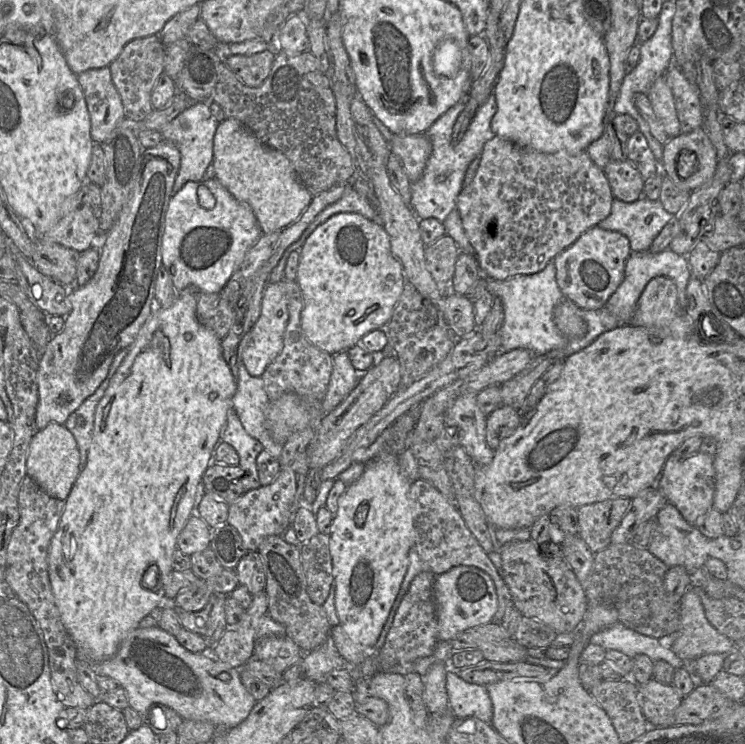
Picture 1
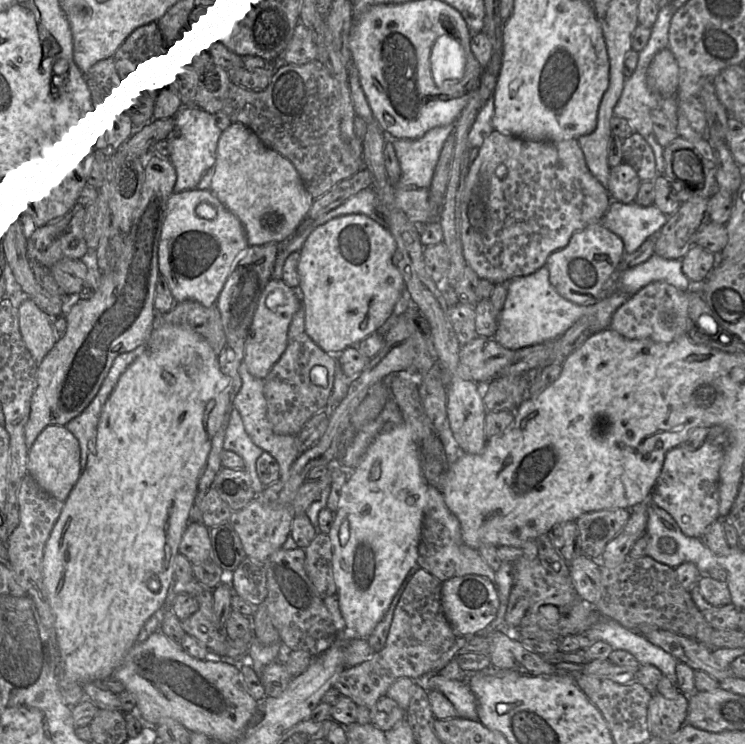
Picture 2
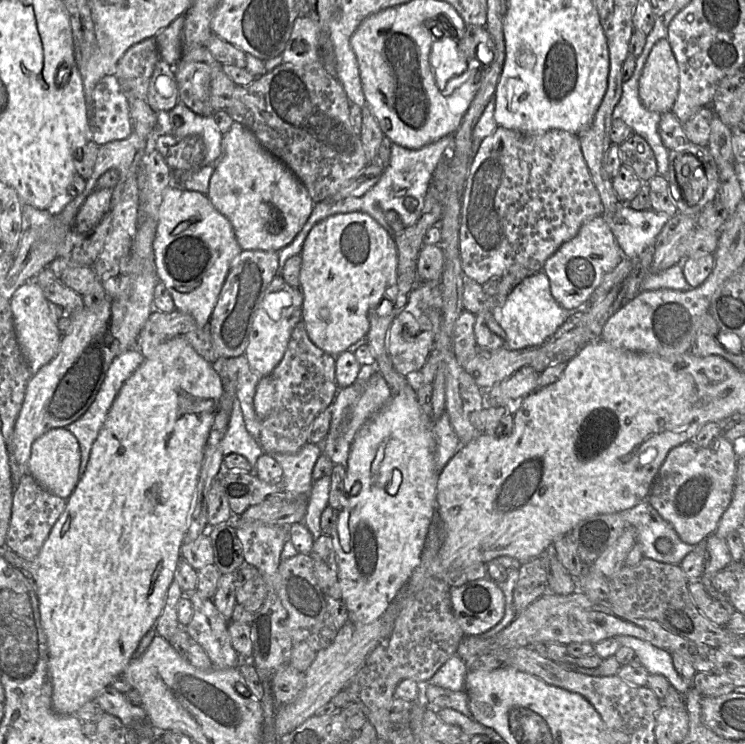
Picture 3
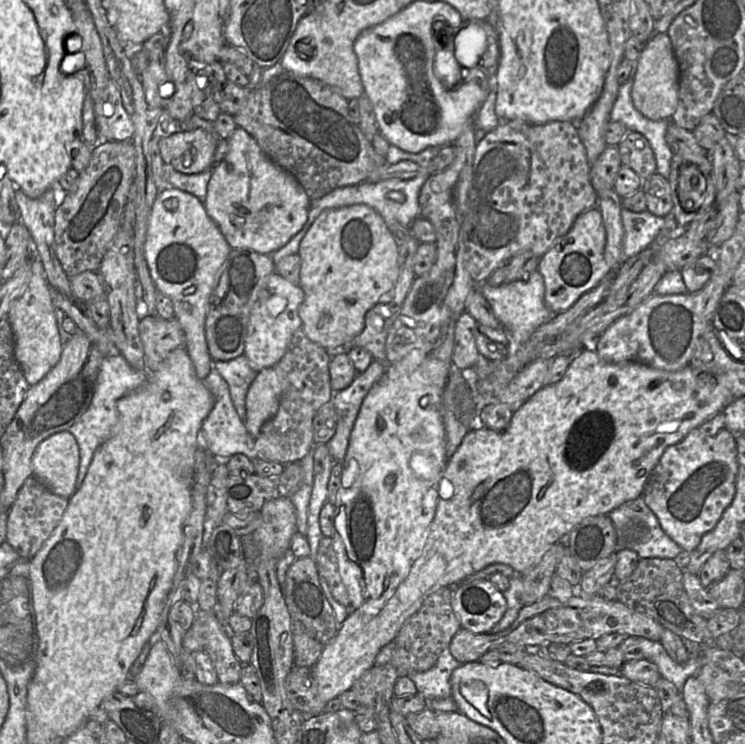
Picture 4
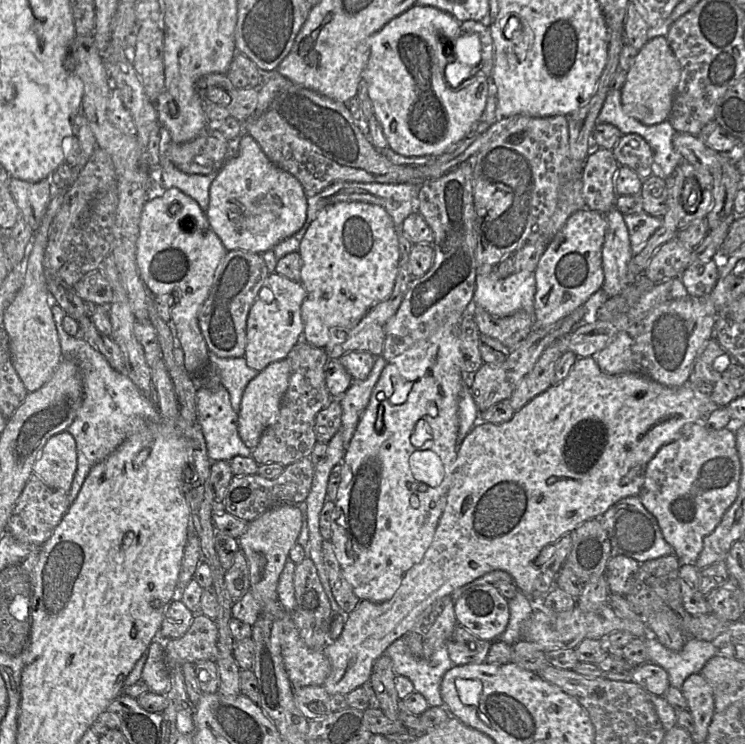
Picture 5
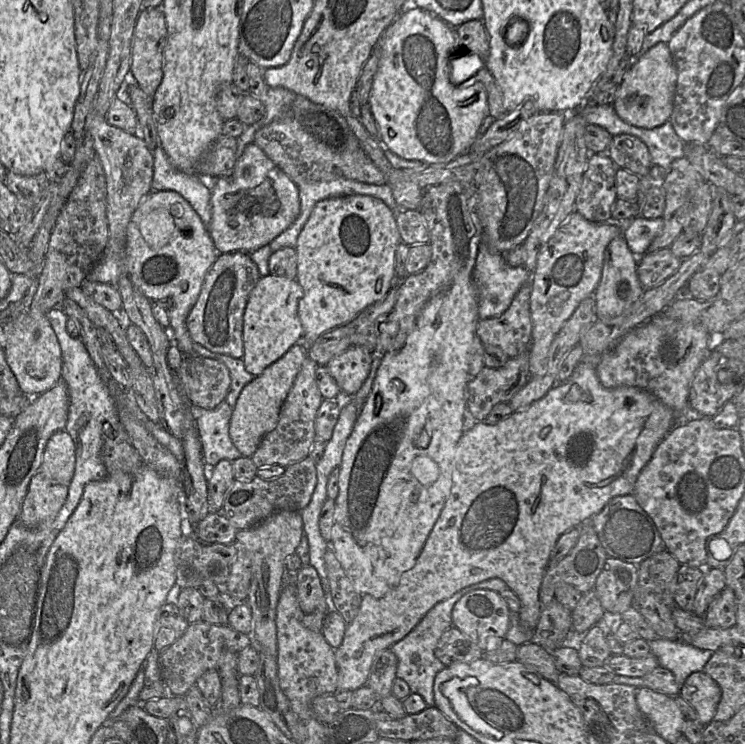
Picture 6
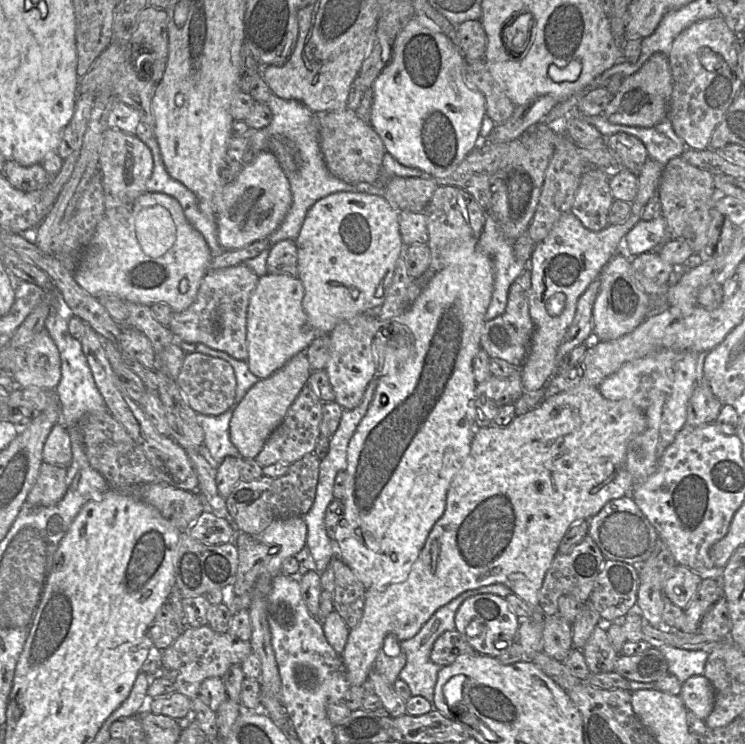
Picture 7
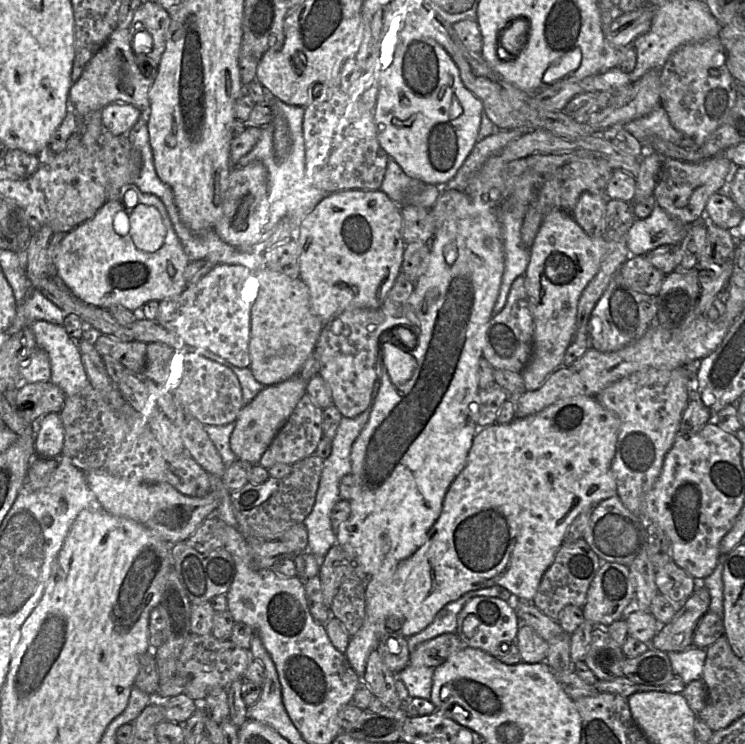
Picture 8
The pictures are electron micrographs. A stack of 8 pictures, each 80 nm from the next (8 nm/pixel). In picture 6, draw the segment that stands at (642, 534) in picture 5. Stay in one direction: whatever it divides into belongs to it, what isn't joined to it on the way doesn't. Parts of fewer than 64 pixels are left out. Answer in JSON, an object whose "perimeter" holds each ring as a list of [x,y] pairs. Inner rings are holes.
{"perimeter":[[[632,494],[614,497],[596,514],[591,523],[608,558],[639,565],[665,549],[663,540],[651,517]]]}

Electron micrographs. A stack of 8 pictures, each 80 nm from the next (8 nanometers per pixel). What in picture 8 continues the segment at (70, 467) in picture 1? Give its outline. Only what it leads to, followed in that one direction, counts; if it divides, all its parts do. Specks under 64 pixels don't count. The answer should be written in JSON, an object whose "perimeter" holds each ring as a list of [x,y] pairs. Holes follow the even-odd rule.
{"perimeter":[[[49,414],[37,424],[36,456],[57,459],[62,455],[65,428],[59,414]]]}

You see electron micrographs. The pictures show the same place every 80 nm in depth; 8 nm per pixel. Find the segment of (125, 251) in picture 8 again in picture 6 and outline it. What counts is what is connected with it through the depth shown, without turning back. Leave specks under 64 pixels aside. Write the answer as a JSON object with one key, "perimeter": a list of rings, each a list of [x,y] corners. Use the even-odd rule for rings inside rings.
{"perimeter":[[[151,191],[128,224],[124,258],[103,252],[86,279],[116,285],[121,271],[126,270],[132,283],[151,301],[170,299],[171,334],[184,357],[184,354],[194,354],[187,317],[198,300],[206,273],[219,254],[208,226],[187,200],[176,191]]]}

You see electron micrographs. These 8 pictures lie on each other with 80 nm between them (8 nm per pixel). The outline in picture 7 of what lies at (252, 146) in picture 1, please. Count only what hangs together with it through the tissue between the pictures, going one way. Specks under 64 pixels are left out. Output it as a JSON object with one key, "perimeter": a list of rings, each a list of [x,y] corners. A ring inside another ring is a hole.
{"perimeter":[[[271,151],[258,152],[249,164],[242,167],[232,182],[226,182],[218,196],[215,221],[219,244],[224,250],[236,250],[268,237],[279,227],[291,204],[290,184],[277,158]]]}

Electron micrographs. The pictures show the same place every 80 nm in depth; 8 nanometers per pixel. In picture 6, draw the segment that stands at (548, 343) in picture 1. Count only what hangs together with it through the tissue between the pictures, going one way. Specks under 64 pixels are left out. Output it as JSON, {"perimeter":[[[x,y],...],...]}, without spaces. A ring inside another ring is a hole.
{"perimeter":[[[481,241],[472,274],[477,290],[479,318],[488,319],[502,315],[509,308],[522,285],[530,279],[531,273],[524,266],[509,266],[505,261],[505,255],[492,251],[485,242]]]}

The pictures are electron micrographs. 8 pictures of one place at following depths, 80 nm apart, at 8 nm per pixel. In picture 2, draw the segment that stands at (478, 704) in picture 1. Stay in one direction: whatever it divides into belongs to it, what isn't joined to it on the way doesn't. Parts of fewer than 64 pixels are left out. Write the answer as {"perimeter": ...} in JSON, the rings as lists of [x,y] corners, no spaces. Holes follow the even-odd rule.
{"perimeter":[[[436,674],[415,682],[423,682],[428,691],[438,690],[443,693],[456,709],[458,718],[478,720],[476,697],[467,680],[451,680]]]}

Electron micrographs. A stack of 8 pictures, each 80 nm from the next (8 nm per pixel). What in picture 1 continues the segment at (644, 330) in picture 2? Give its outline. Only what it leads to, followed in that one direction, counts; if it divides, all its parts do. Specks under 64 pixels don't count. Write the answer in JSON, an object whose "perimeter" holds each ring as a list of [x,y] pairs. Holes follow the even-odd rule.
{"perimeter":[[[657,276],[645,286],[629,325],[667,327],[679,314],[676,284],[666,276]]]}

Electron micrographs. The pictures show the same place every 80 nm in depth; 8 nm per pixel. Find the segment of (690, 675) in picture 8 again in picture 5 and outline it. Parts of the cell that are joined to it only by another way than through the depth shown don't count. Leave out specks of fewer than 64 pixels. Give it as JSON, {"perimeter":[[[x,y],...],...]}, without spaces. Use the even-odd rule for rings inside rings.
{"perimeter":[[[656,637],[644,639],[648,661],[661,666],[669,677],[670,685],[680,689],[685,679],[701,672],[706,662],[717,654],[711,641],[687,637],[680,651],[663,646]]]}

